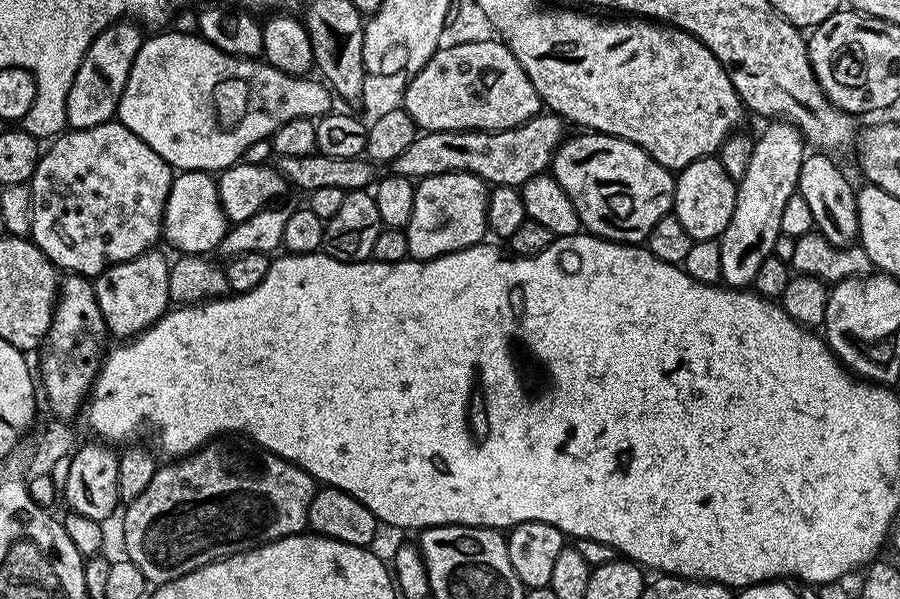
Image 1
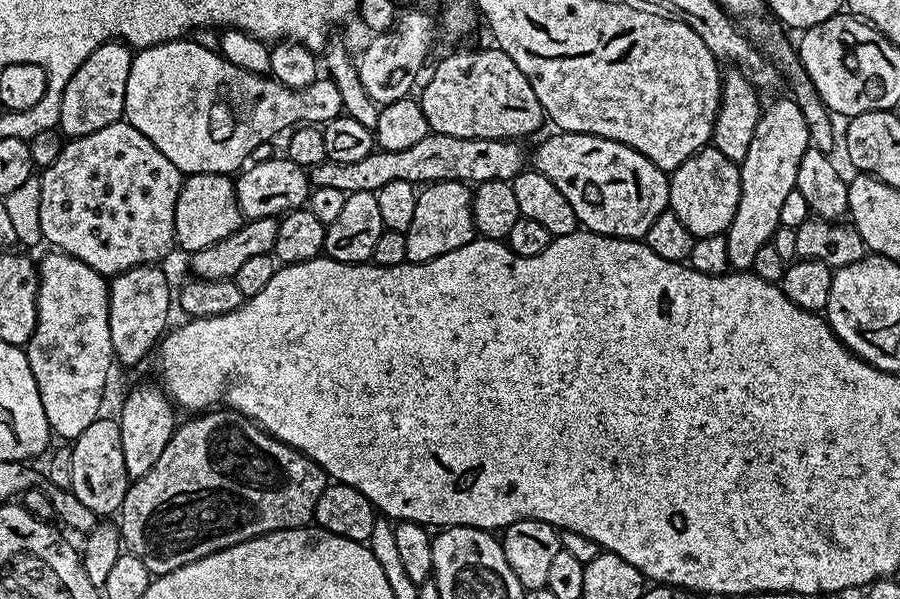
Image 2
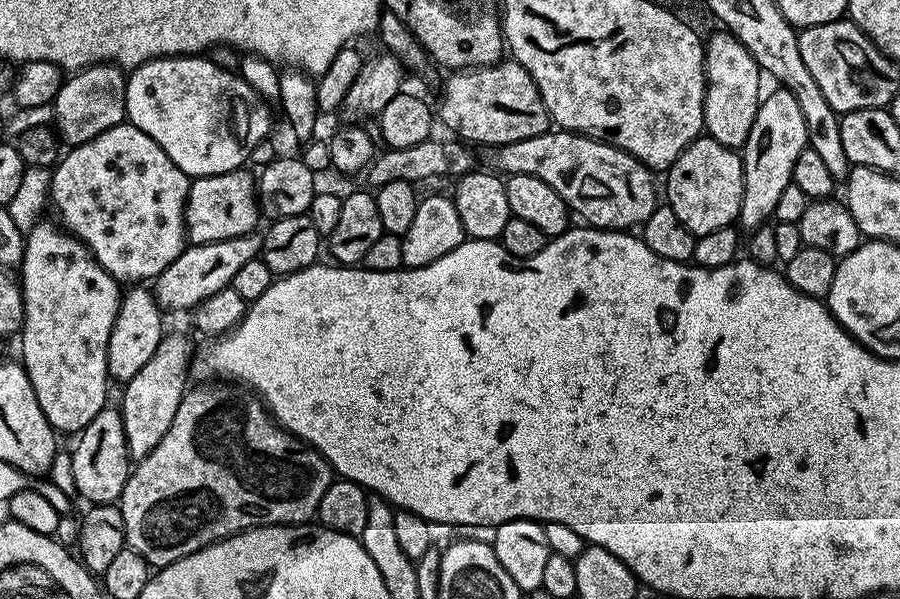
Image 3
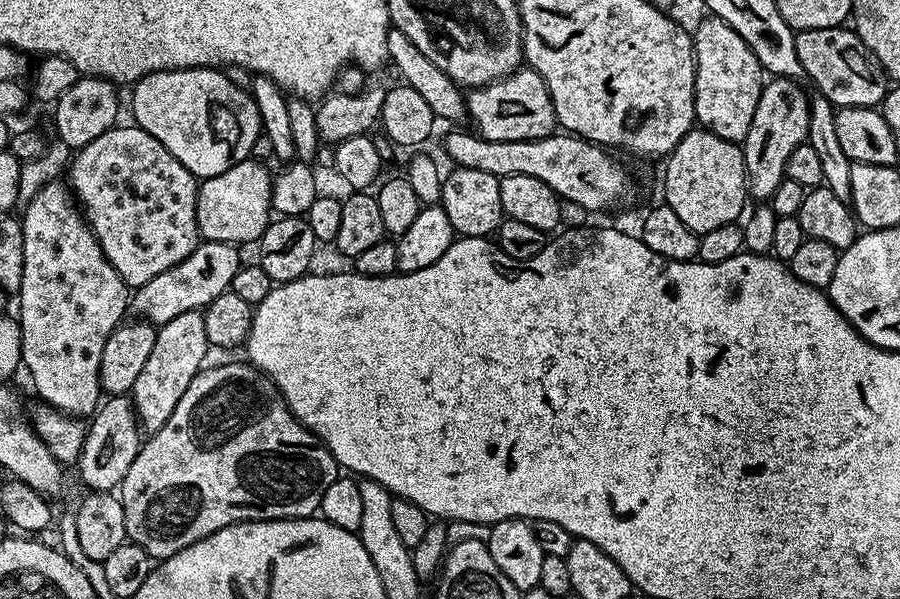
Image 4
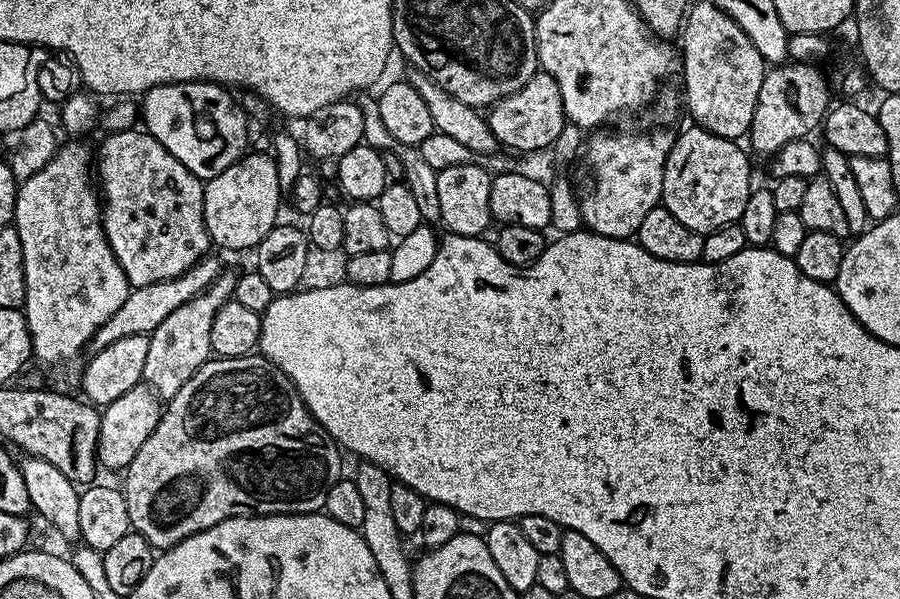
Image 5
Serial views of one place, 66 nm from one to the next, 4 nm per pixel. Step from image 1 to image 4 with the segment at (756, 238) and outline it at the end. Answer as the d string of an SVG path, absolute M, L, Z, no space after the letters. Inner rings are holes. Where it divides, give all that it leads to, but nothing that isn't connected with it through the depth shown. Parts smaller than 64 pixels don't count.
M772 78L760 89L754 122L744 135L744 170L748 173L748 190L756 202L771 201L774 190L785 180L784 167L790 154L808 139L810 96L792 78Z

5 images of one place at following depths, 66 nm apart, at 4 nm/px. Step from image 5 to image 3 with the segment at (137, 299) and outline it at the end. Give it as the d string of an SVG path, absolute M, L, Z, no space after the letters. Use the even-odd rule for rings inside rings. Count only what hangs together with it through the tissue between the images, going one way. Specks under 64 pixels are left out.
M247 232L238 238L226 238L205 244L189 243L182 250L182 254L178 254L178 258L174 258L174 262L170 262L170 266L166 266L166 270L162 270L162 274L156 276L156 302L161 309L168 311L169 308L172 312L180 312L183 308L194 309L198 302L210 298L210 294L218 294L218 290L229 287L239 268L246 266L246 262L257 259L261 252L262 240L256 232Z

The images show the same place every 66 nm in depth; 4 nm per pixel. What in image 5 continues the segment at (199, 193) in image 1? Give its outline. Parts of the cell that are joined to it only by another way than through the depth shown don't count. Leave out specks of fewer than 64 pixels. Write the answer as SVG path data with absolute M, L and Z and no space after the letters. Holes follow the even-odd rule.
M249 151L233 162L228 169L204 184L204 222L209 241L215 247L217 244L218 247L229 248L232 252L240 252L243 248L254 250L260 245L262 238L266 238L266 234L270 234L270 230L276 227L280 199L282 193L278 186L278 166L275 156L268 152Z

